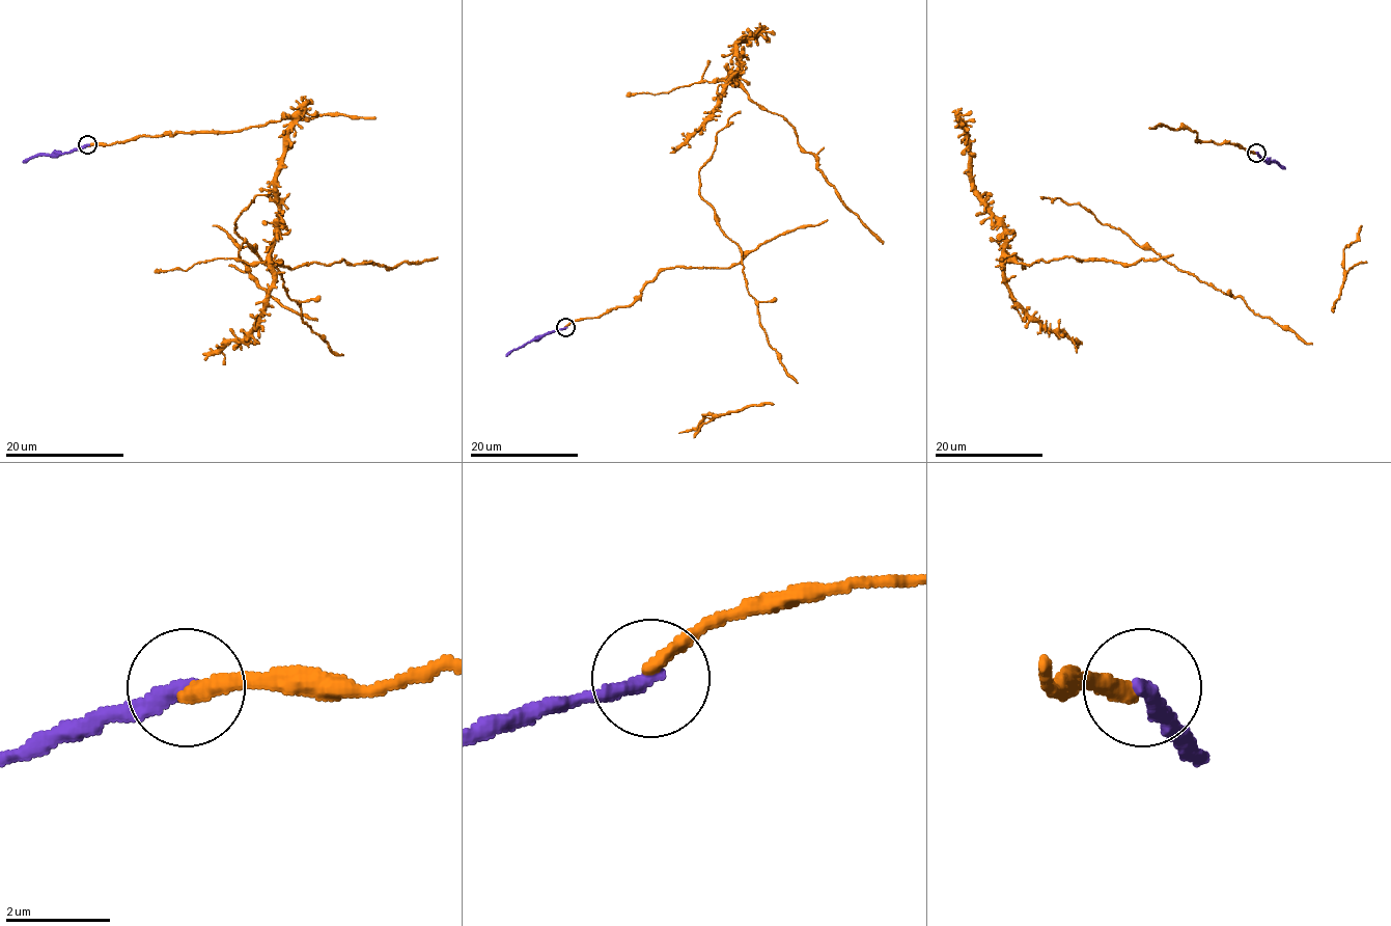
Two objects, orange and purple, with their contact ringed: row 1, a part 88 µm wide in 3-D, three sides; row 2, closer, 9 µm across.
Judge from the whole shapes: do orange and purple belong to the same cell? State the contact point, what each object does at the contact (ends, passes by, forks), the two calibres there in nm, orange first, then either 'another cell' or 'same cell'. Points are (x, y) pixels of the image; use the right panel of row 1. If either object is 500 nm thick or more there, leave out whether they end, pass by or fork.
(1256, 153) | orange ends | purple ends | 300/340 nm | same cell

